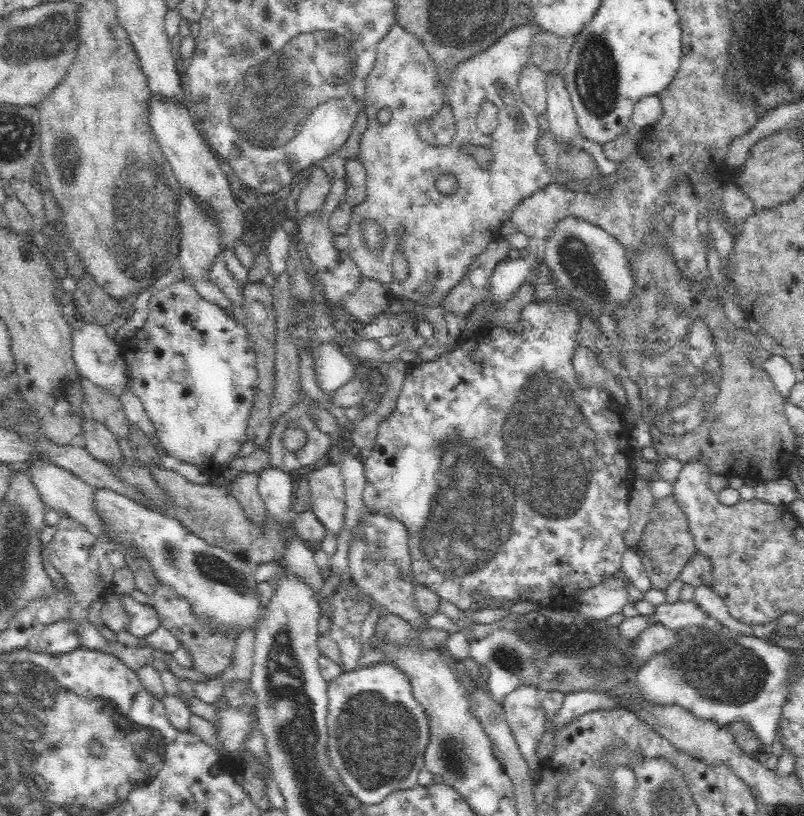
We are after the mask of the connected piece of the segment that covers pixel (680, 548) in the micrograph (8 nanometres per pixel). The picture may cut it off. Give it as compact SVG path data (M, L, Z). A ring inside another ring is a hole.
M673 490L660 498L652 507L646 529L635 547L643 567L648 571L652 586L666 589L680 574L680 569L696 550L695 539L689 526L688 513L684 511L678 495Z

